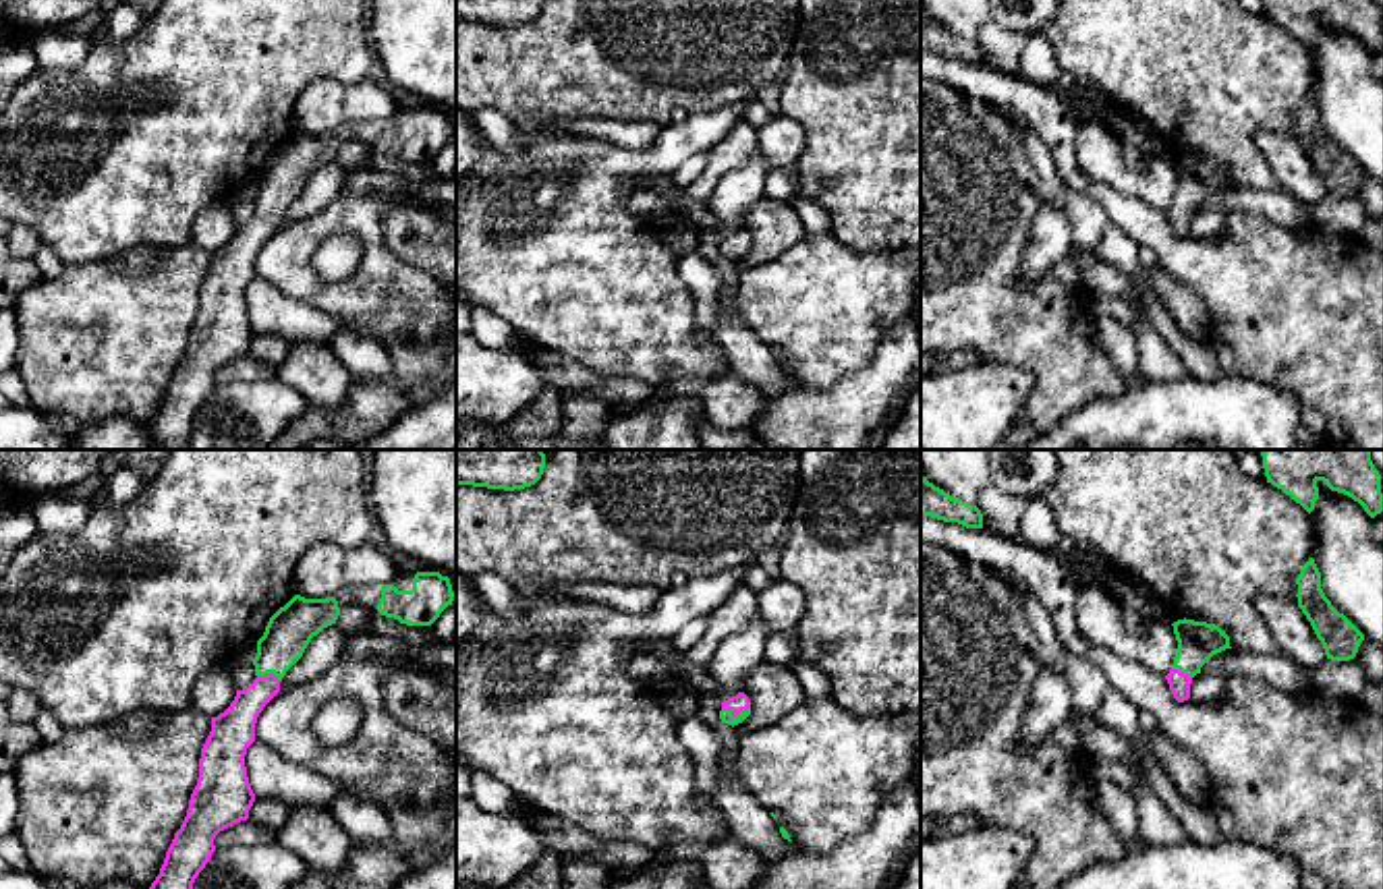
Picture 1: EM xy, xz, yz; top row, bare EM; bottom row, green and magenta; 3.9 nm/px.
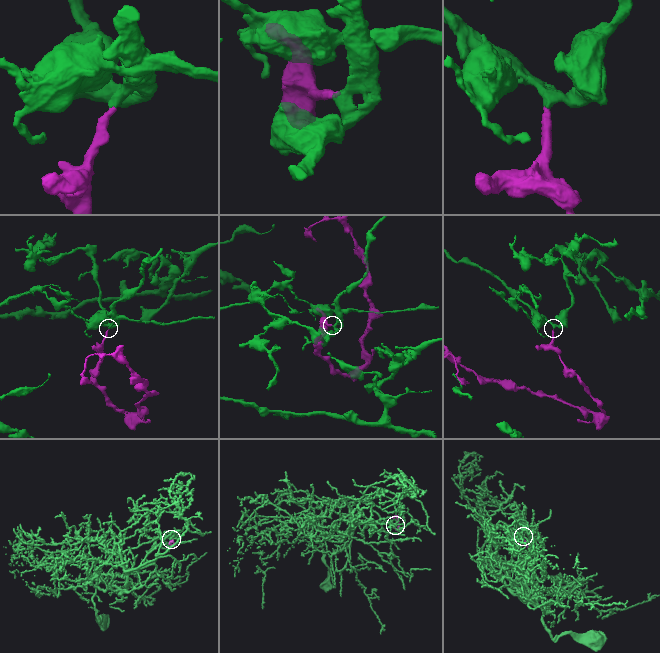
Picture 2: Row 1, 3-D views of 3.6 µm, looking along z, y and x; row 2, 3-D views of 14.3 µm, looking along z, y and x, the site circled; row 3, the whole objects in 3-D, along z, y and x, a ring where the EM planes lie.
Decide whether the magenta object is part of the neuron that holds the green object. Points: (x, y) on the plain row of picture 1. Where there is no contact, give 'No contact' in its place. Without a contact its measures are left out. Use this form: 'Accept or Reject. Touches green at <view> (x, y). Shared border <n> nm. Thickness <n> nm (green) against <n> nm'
Accept. Touches green at xz (732, 251). Shared border 110 nm. Thickness 50 nm (green) against 70 nm

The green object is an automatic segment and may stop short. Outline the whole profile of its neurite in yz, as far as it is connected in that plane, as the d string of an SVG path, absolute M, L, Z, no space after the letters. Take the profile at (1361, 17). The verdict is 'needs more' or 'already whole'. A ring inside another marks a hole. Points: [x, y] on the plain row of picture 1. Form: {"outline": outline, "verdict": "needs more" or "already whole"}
{"outline": "M1263 0L1263 4L1267 19L1308 50L1319 35L1319 17L1358 37L1371 54L1383 48L1381 10L1375 0Z", "verdict": "already whole"}

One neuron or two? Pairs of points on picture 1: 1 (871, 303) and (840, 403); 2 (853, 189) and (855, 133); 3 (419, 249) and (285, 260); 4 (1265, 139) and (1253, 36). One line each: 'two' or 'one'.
1: two
2: one
3: two
4: two

